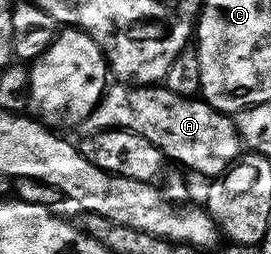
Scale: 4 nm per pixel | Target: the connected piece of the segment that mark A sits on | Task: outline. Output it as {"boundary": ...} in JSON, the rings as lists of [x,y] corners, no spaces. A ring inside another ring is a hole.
{"boundary":[[[130,83],[108,84],[97,107],[93,107],[93,111],[89,111],[89,115],[81,125],[87,133],[96,133],[106,129],[133,131],[137,135],[149,139],[149,143],[153,143],[153,147],[160,149],[168,162],[176,161],[177,164],[184,165],[185,168],[207,177],[206,179],[214,179],[227,172],[239,160],[245,149],[239,132],[235,130],[234,120],[228,114],[219,112],[198,96],[182,97],[159,83],[142,87]]]}

